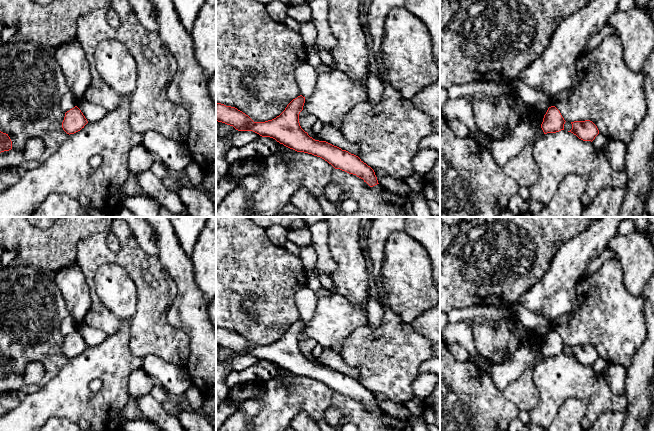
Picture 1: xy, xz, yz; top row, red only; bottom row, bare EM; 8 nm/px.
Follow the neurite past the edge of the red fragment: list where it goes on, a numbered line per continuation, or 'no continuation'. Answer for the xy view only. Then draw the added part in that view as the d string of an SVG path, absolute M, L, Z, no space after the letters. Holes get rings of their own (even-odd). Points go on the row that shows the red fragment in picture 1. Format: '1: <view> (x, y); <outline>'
no continuation

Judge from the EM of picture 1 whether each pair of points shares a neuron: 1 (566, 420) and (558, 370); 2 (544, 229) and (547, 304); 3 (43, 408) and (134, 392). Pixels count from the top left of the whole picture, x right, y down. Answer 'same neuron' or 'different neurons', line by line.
1: different neurons
2: different neurons
3: different neurons

